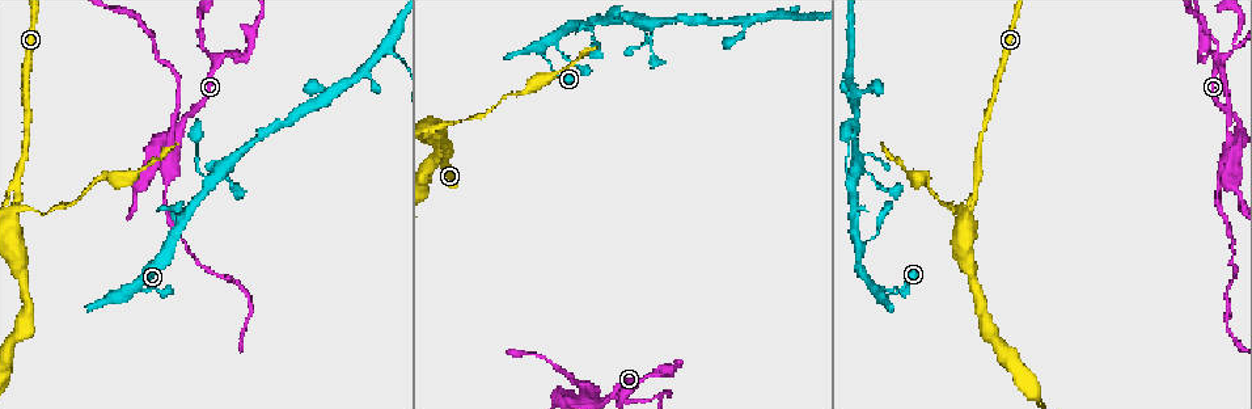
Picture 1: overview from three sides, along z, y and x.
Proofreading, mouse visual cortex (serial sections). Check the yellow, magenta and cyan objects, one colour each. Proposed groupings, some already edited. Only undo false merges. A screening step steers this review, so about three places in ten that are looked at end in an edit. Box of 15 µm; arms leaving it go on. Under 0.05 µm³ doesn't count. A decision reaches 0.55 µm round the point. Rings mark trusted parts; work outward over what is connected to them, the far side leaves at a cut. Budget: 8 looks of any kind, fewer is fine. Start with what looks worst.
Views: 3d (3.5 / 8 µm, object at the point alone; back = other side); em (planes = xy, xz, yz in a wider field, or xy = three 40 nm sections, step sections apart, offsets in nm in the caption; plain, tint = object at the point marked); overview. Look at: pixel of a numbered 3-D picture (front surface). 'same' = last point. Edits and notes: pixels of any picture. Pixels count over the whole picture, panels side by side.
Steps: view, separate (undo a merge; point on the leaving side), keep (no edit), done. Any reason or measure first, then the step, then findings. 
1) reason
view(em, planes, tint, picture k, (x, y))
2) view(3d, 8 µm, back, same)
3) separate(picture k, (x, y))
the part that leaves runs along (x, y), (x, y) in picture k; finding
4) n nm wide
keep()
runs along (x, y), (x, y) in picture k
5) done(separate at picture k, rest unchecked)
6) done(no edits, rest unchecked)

thick turns thin
view(3d, 3.5 µm, back, picture 1, (592, 392))

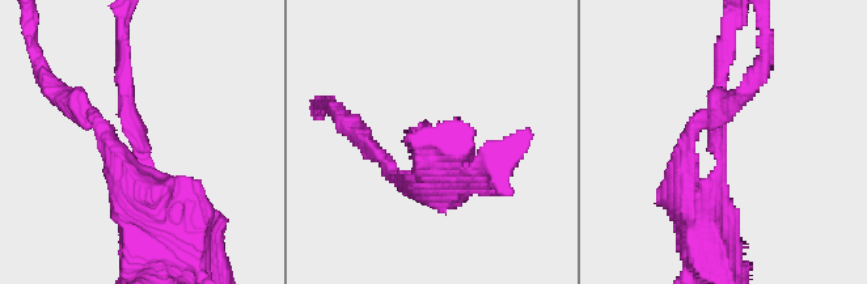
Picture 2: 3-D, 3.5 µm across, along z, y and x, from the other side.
arms of 150, 450 nm
view(em, xy, step 5, tint, picture 2, (720, 162))

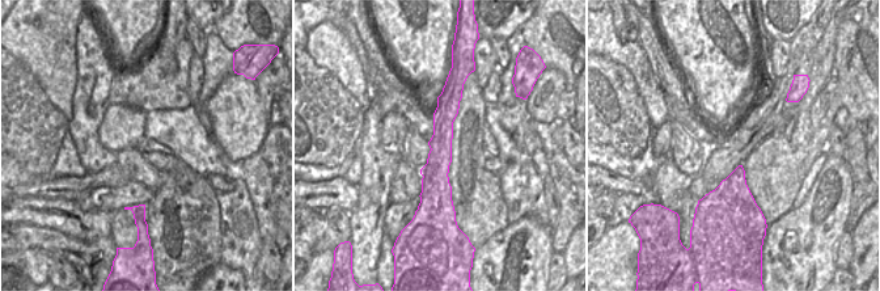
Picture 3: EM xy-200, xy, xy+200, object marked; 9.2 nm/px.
240 nm wide
separate(picture 2, (731, 251))
the part that leaves runs along (439, 168), (455, 144), (451, 121) in picture 2; a second cell is stuck on

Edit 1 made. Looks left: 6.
view(overview)

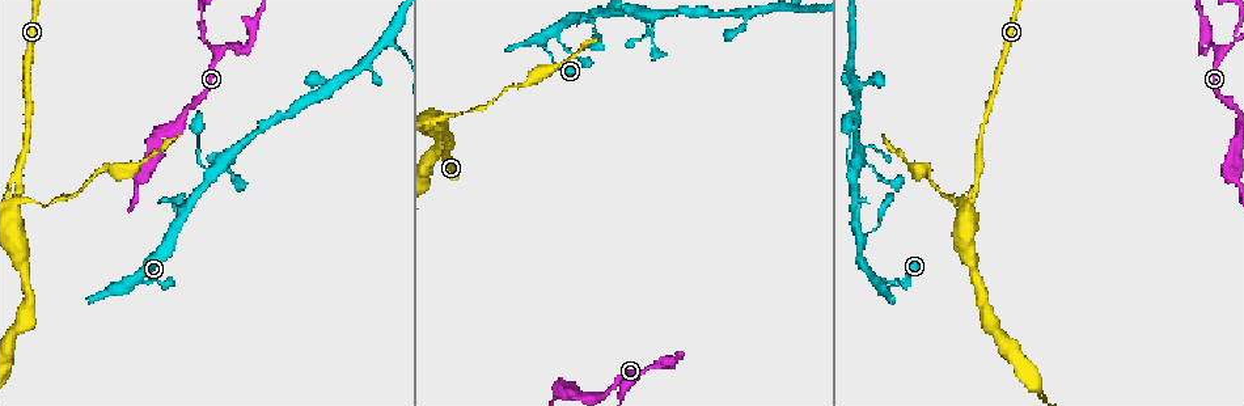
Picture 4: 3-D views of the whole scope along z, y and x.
two arms in line, one across
view(3d, 3.5 µm, picture 4, (21, 171))

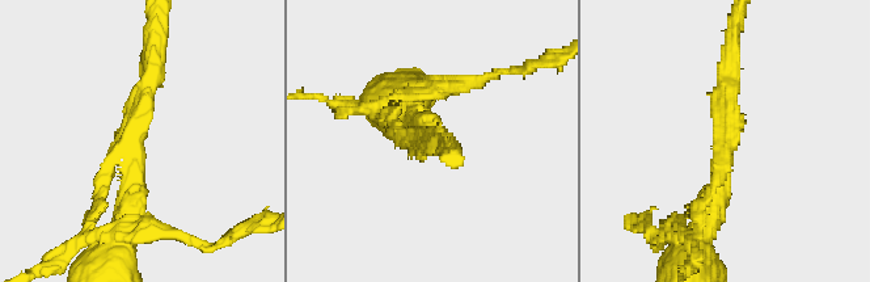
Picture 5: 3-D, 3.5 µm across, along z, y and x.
3 arms; arms of 150, 250, 300 nm; need the tissue
view(em, xy, step 5, tint, picture 5, (422, 143))

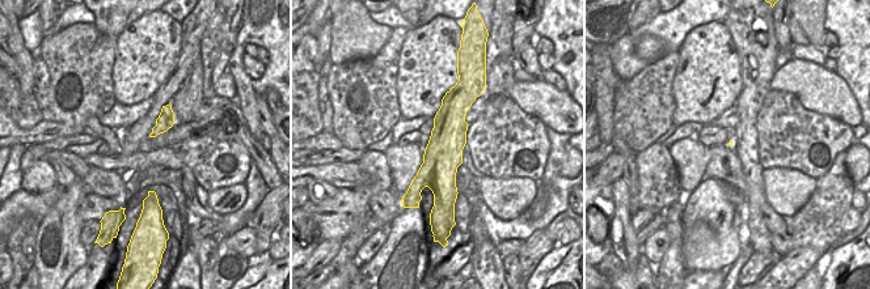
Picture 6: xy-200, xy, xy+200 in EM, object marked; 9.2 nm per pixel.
view(em, xy, step 2, tint, same)

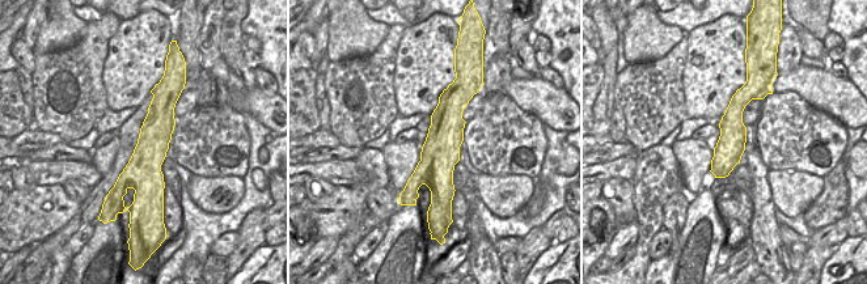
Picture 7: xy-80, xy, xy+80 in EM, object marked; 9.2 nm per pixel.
keep()
runs along (157, 88), (159, 126), (138, 198) in picture 7; continuous, no second cell

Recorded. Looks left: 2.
sudden change in width
view(3d, 3.5 µm, picture 4, (246, 47))

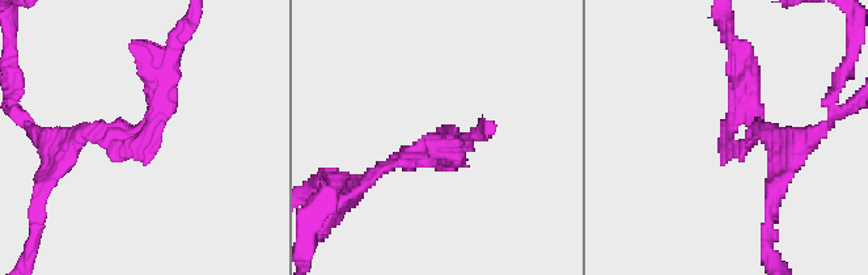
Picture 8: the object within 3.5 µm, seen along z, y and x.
arms of 200, 300 nm
view(em, planes, tint, picture 8, (140, 128))

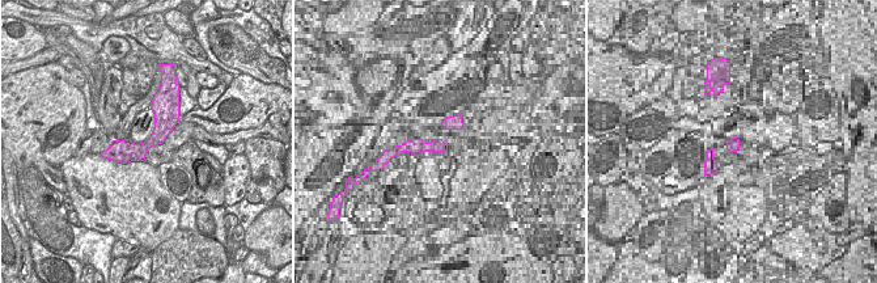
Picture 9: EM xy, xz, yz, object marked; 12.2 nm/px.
keep()
runs along (156, 105), (160, 131), (139, 151), (106, 155) in picture 9; all the same cell

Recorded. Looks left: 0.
done(separate at picture 2, rest unchecked)

